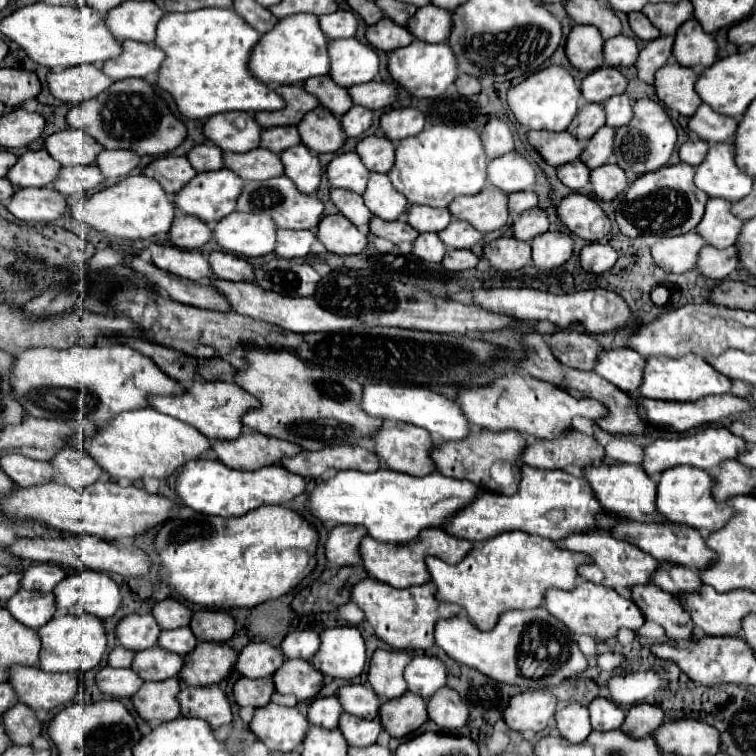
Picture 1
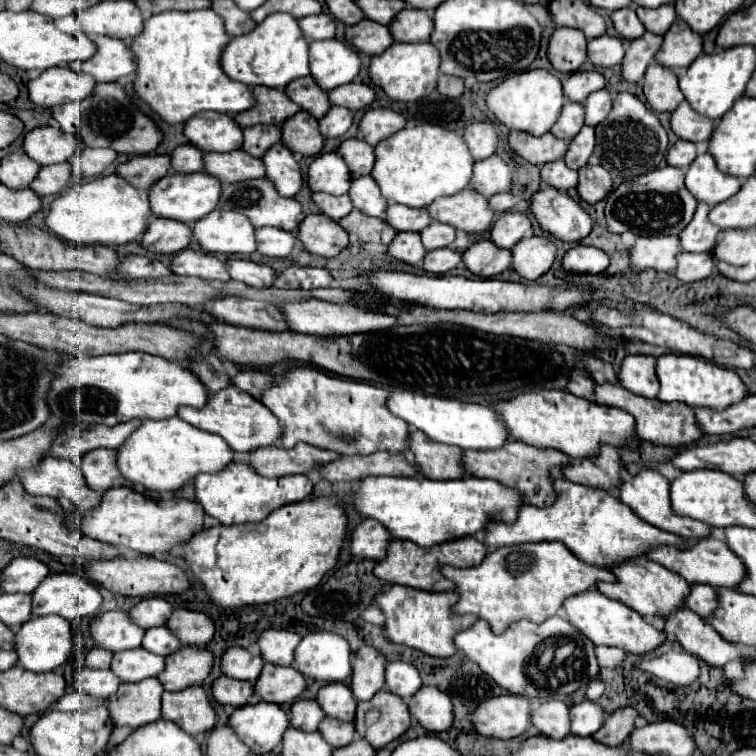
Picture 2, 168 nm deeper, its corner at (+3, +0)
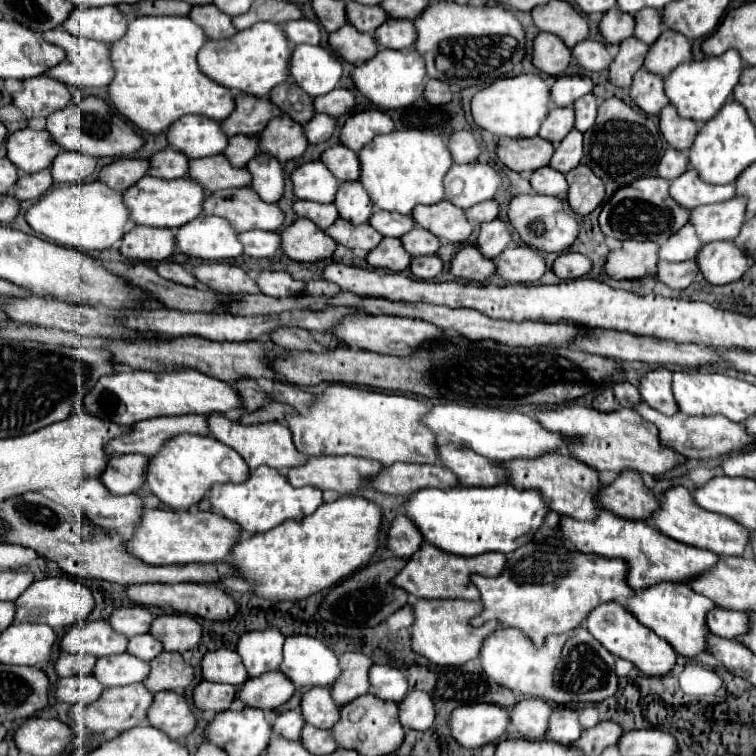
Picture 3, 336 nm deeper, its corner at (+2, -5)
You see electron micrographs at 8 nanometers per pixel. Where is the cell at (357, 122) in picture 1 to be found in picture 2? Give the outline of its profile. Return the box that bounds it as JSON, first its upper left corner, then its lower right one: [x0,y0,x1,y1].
[318,106,352,138]

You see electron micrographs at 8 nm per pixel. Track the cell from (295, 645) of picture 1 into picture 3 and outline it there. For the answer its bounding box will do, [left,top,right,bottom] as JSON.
[237,629,285,677]

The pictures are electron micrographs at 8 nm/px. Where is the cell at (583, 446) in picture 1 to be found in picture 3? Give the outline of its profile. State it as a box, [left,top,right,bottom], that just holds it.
[595,469,657,521]

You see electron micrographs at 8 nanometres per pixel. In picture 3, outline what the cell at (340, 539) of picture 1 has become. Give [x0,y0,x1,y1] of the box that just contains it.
[385,513,423,559]

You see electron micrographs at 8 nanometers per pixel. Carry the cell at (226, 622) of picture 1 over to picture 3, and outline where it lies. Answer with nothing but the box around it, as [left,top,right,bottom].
[149,615,201,651]

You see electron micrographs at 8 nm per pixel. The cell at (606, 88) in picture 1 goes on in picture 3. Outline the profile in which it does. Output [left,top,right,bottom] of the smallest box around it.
[551,75,593,107]

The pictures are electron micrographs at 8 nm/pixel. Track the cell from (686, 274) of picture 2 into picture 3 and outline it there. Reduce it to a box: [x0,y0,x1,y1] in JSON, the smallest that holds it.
[657,261,699,289]

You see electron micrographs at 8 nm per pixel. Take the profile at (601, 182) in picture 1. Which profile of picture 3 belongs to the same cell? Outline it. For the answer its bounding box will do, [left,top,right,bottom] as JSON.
[565,165,605,215]

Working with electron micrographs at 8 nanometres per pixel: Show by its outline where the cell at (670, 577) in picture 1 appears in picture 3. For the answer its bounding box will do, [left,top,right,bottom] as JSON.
[707,607,747,639]

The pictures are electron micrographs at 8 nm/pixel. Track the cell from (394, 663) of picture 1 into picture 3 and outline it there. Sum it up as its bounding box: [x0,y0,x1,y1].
[331,653,373,707]

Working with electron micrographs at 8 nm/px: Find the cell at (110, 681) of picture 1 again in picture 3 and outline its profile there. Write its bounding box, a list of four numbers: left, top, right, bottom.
[55,675,105,705]

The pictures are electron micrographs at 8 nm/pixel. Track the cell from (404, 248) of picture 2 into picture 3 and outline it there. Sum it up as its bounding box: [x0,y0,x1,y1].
[367,237,411,271]

